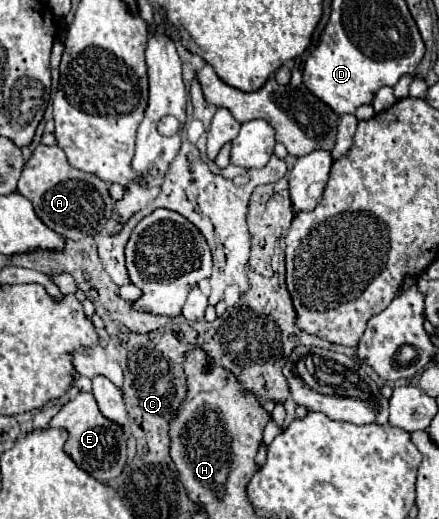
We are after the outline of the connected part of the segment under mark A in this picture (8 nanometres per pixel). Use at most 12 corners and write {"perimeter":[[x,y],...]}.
{"perimeter":[[37,145],[19,179],[49,229],[99,233],[115,201],[99,177]]}

